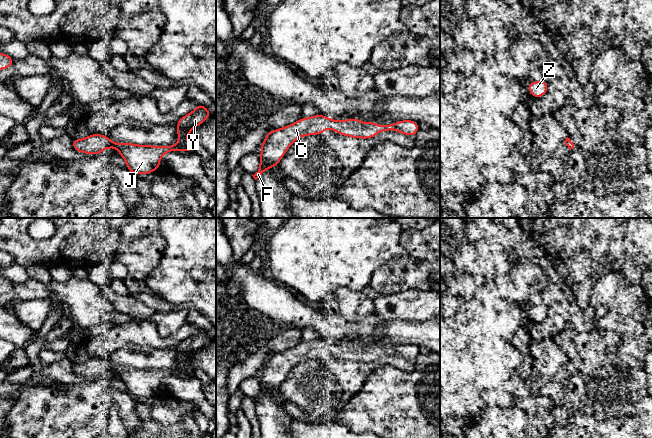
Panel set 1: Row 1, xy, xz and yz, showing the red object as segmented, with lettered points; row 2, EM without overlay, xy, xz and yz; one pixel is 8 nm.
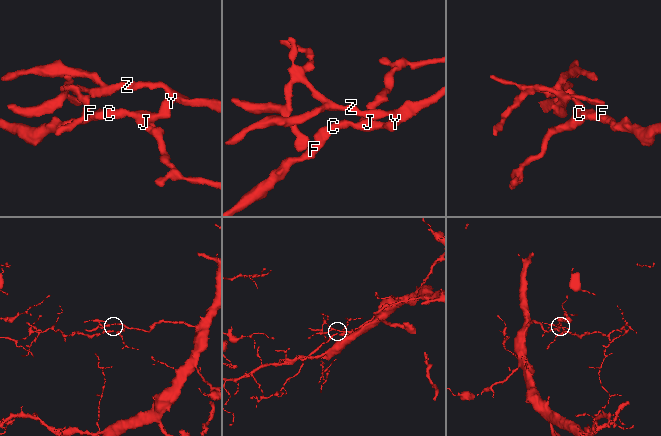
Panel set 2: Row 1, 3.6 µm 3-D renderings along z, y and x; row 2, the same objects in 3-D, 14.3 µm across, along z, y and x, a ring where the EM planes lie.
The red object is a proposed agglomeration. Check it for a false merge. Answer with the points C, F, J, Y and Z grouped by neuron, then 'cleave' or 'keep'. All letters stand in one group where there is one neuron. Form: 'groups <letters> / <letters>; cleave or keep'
groups C F J Y Z; keep

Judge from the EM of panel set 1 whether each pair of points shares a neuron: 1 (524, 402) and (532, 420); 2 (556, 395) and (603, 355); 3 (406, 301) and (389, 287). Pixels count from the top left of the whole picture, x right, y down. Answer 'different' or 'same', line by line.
1: same
2: different
3: different

